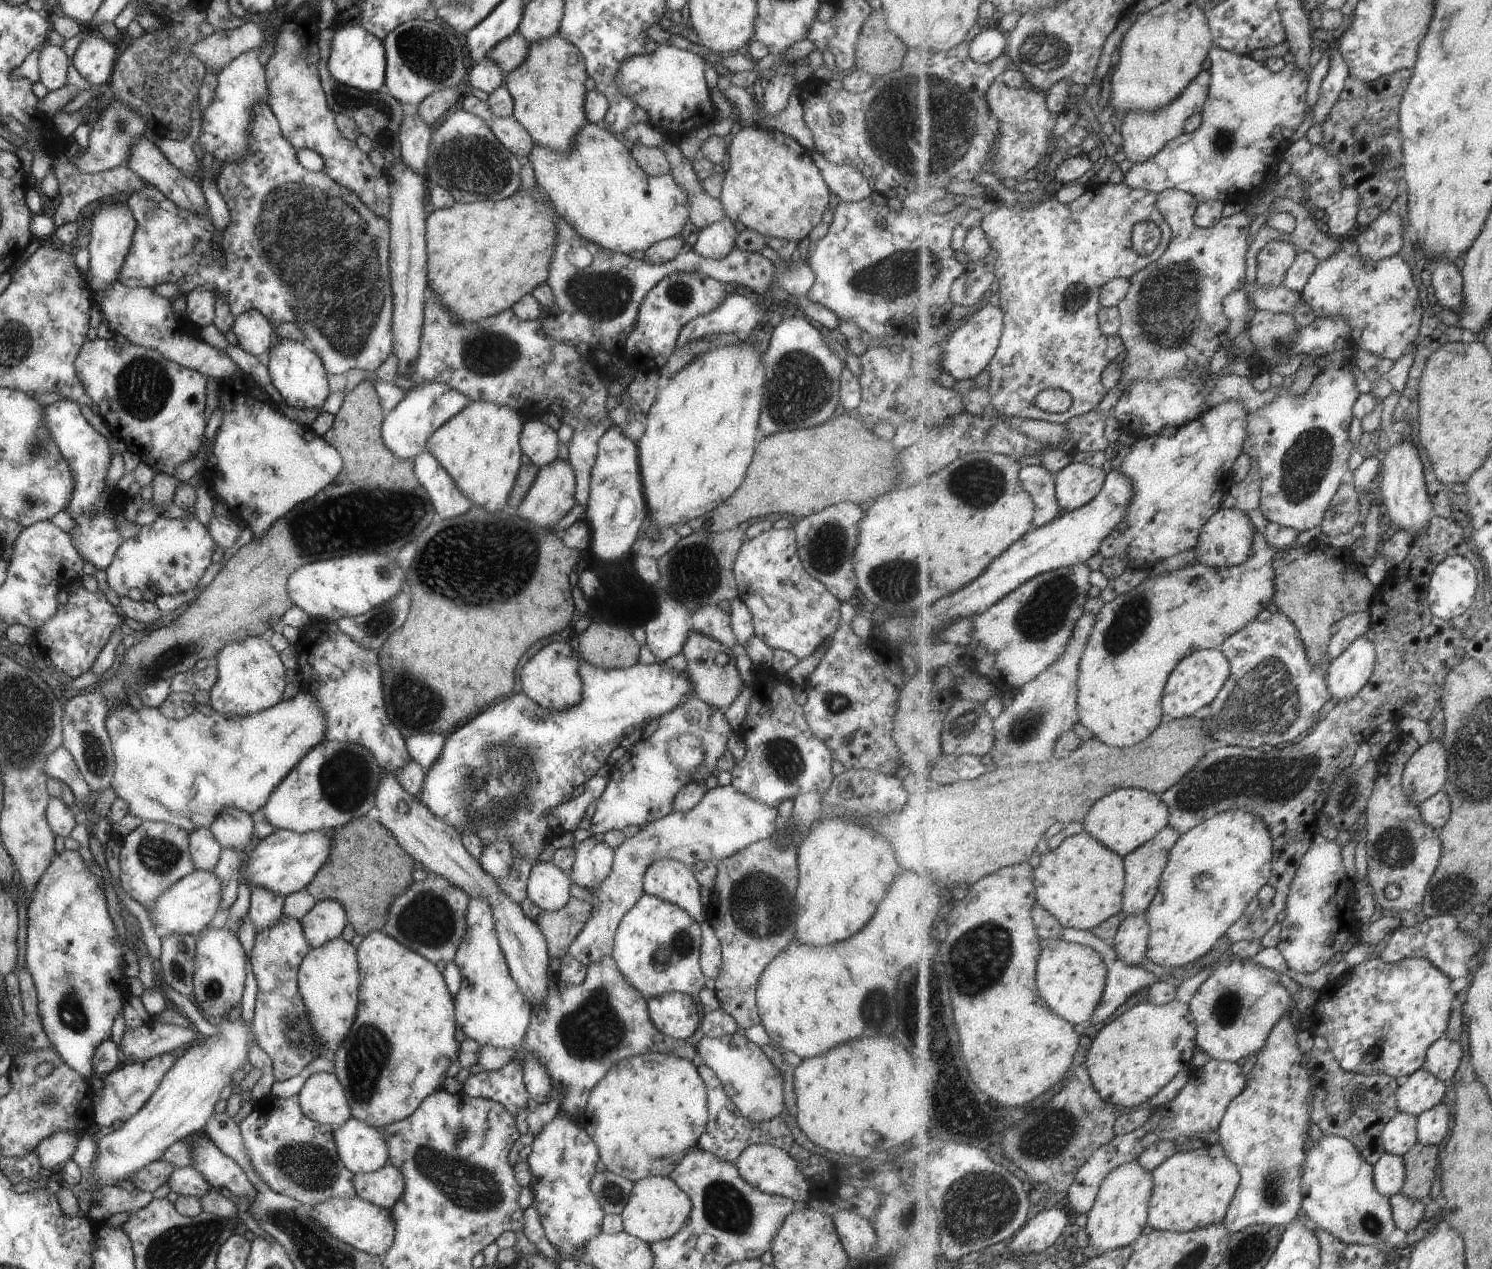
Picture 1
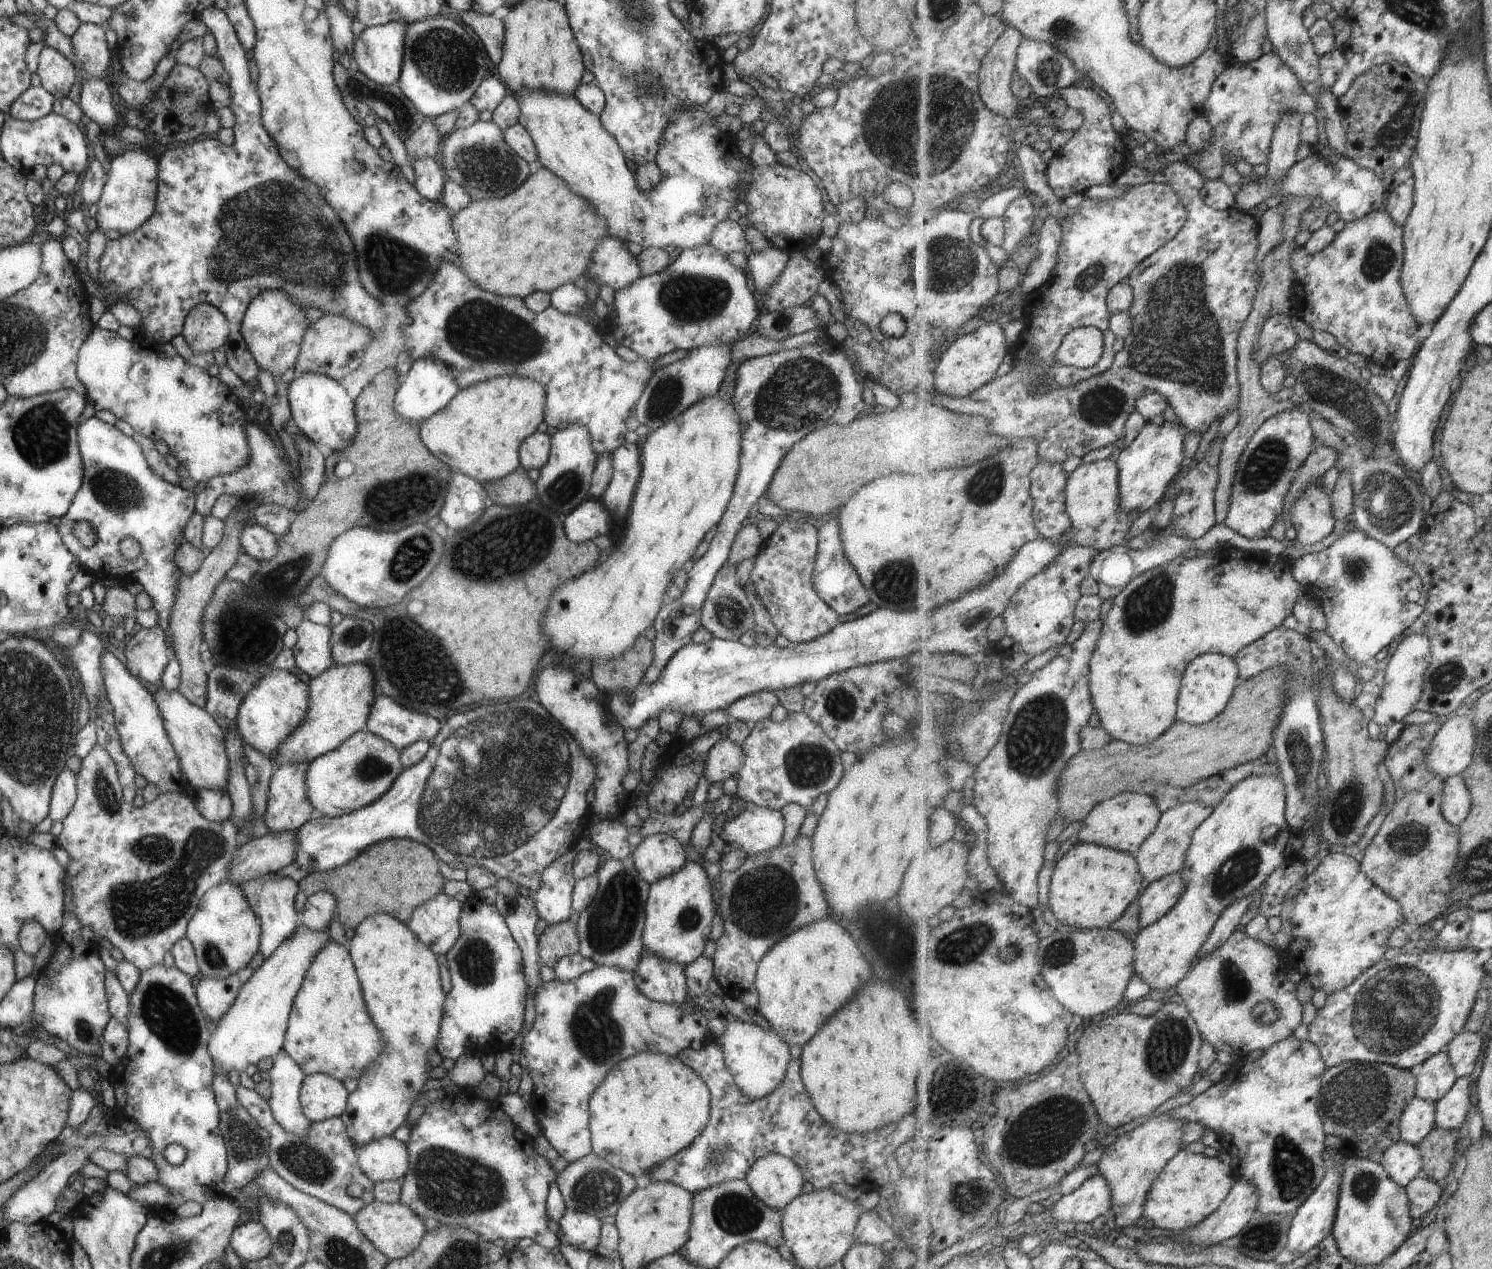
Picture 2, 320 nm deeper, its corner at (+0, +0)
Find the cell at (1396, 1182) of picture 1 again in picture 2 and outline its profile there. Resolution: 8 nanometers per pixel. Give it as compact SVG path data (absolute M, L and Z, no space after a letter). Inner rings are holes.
M1403 1140L1392 1144L1384 1152L1382 1164L1388 1175L1402 1187L1412 1183L1424 1170L1424 1158L1418 1145Z

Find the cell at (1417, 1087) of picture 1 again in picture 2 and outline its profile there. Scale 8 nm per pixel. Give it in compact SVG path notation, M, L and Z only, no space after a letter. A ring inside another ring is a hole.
M1447 1050L1433 1055L1422 1064L1417 1076L1416 1096L1434 1103L1439 1102L1455 1086L1458 1076Z

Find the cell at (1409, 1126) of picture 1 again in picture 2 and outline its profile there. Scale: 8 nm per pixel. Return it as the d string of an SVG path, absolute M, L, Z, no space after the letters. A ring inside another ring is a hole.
M1416 1097L1400 1120L1403 1141L1418 1145L1436 1127L1436 1103Z

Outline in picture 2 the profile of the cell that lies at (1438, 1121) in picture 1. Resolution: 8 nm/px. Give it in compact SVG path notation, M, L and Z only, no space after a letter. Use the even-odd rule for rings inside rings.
M1458 1077L1455 1086L1436 1102L1436 1126L1440 1129L1458 1129L1466 1123L1473 1106L1471 1079Z

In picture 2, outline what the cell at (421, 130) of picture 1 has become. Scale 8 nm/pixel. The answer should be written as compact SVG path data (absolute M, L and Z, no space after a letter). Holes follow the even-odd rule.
M421 157L412 164L413 186L425 200L439 202L442 188L447 180L446 172L436 158Z

